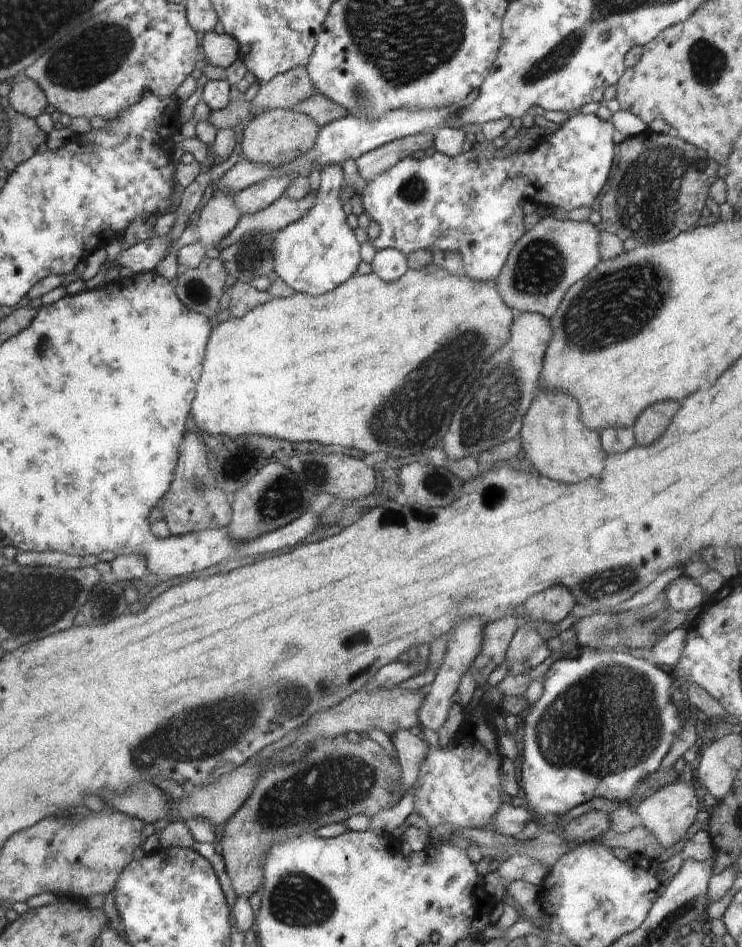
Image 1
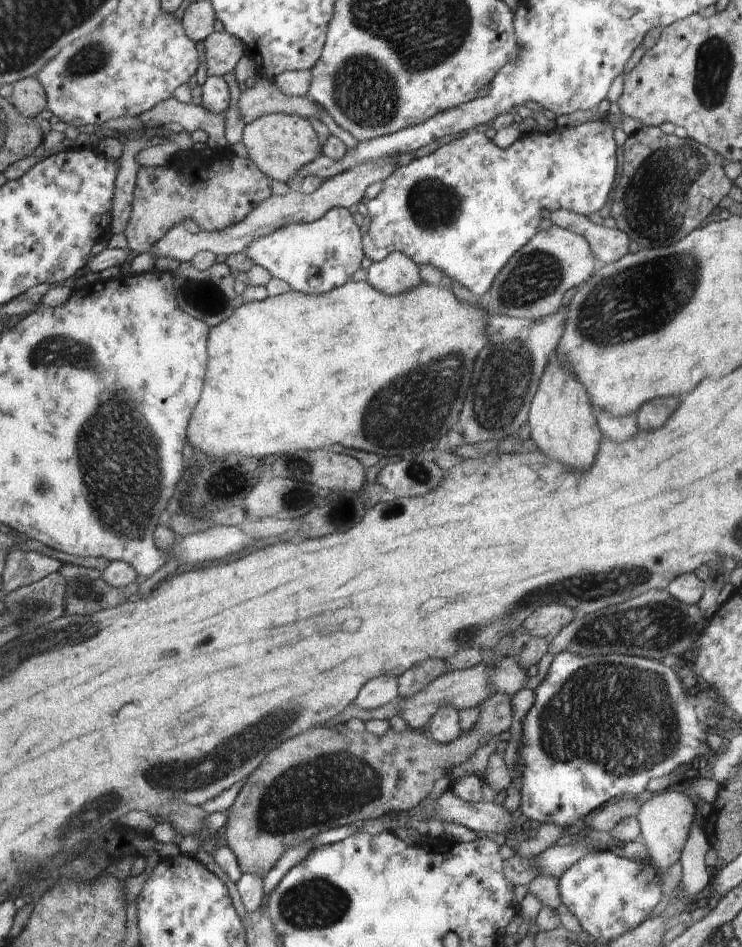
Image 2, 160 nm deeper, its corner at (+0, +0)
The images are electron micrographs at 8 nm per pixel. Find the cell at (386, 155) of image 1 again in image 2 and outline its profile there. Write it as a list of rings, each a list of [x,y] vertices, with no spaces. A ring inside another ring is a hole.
[[[388,156],[376,162],[362,162],[352,166],[350,170],[344,170],[336,176],[324,179],[321,187],[312,193],[301,193],[293,189],[290,192],[282,195],[271,195],[269,199],[264,200],[257,208],[242,220],[241,223],[236,223],[222,231],[204,231],[194,232],[193,230],[186,229],[184,224],[178,224],[166,236],[162,236],[162,240],[153,248],[152,254],[154,258],[176,258],[180,263],[187,265],[198,252],[208,251],[212,252],[215,256],[231,256],[234,254],[242,253],[248,248],[248,244],[254,238],[266,236],[270,232],[274,232],[276,228],[282,228],[286,224],[294,223],[310,223],[319,220],[332,208],[350,208],[353,204],[359,204],[362,198],[365,197],[365,190],[370,185],[384,181],[388,176],[391,176],[398,166],[398,156]]]

